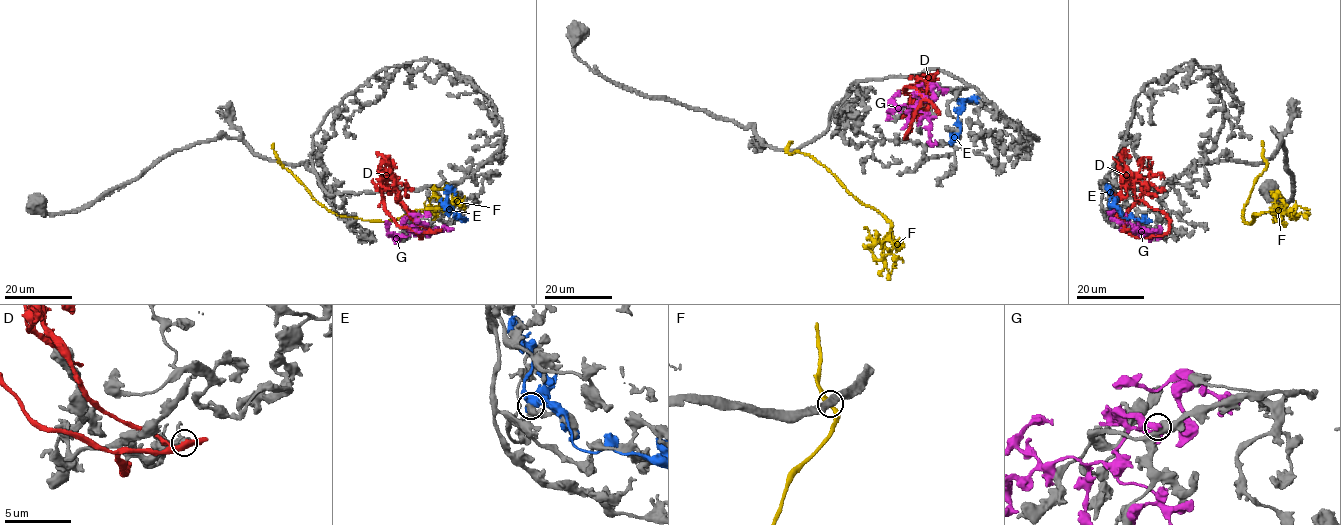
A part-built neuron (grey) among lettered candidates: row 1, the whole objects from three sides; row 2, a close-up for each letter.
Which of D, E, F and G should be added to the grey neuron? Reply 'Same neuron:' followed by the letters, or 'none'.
Same neuron: none

